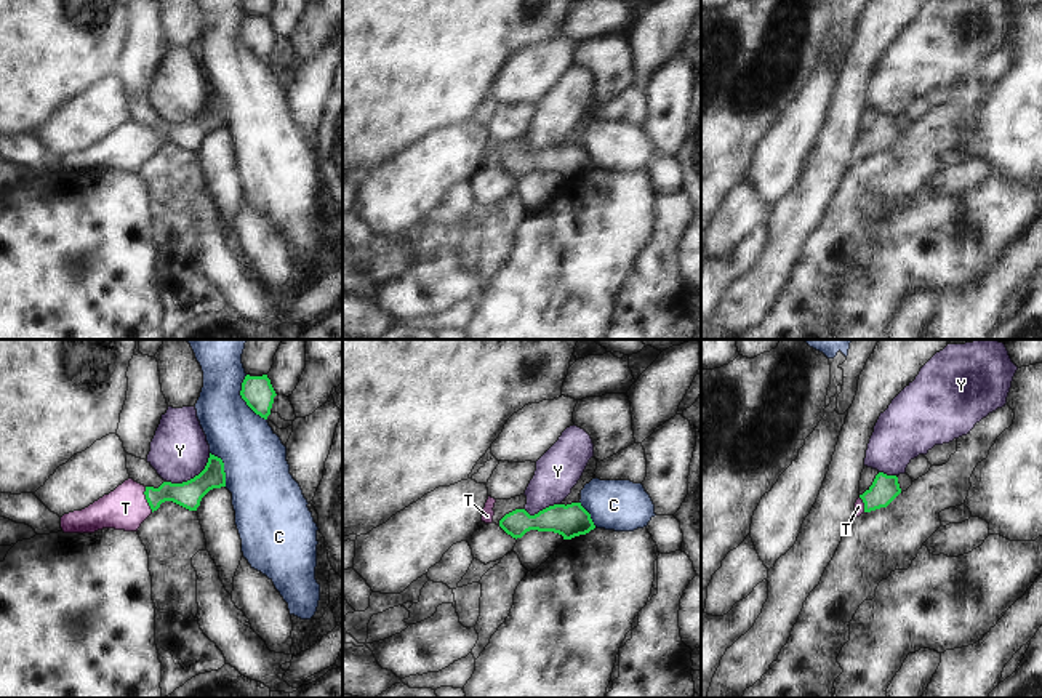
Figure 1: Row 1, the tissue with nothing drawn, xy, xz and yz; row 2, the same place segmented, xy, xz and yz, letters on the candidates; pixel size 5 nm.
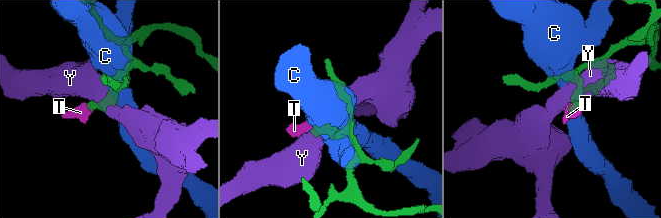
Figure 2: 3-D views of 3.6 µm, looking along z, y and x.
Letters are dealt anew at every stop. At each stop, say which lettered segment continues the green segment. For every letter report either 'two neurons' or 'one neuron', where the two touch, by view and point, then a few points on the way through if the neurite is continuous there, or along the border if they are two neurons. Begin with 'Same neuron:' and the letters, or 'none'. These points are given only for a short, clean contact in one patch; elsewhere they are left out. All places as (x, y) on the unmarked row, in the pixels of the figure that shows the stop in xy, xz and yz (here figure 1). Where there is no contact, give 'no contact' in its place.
Same neuron: T
C: two neurons | xy (242, 39)
T: one neuron | xy (148, 141) | across xy (189, 135), (162, 135), (148, 141), (125, 149)
Y: two neurons | xy (194, 119)

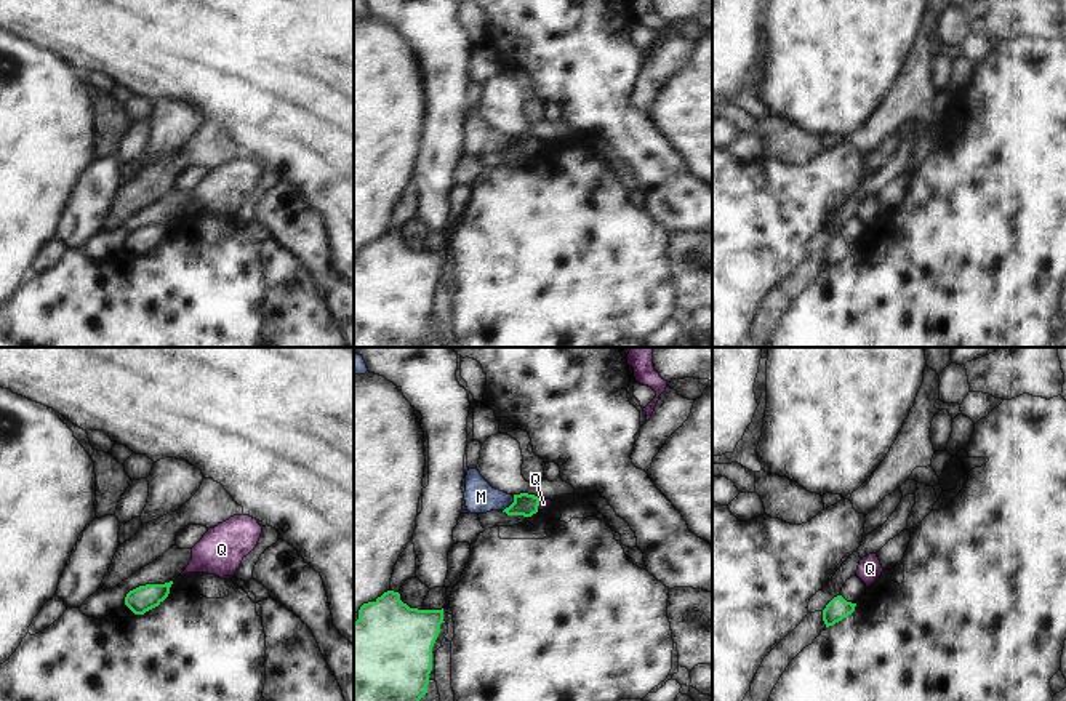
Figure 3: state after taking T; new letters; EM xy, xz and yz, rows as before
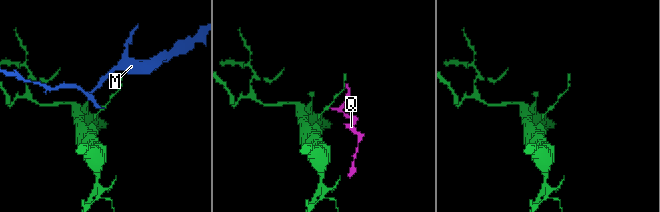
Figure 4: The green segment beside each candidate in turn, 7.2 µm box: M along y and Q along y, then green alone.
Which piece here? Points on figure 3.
Same neuron: none
M: two neurons | xz (511, 146) | along xz (514, 138), (503, 152)
Q: two neurons | xz (538, 146) | along xz (540, 141), (537, 151)

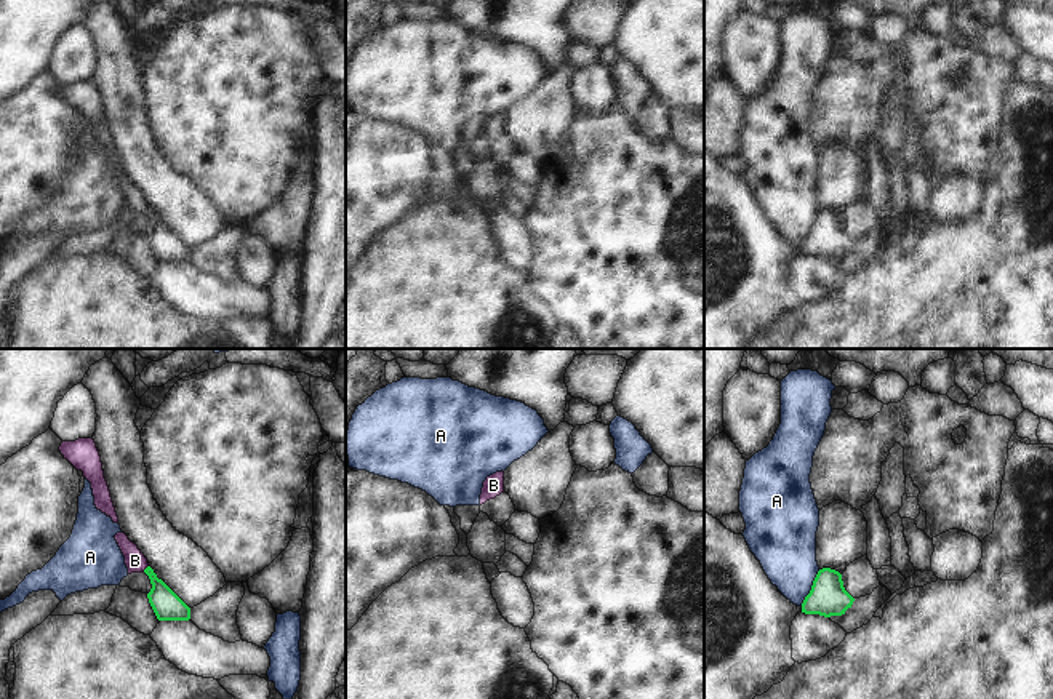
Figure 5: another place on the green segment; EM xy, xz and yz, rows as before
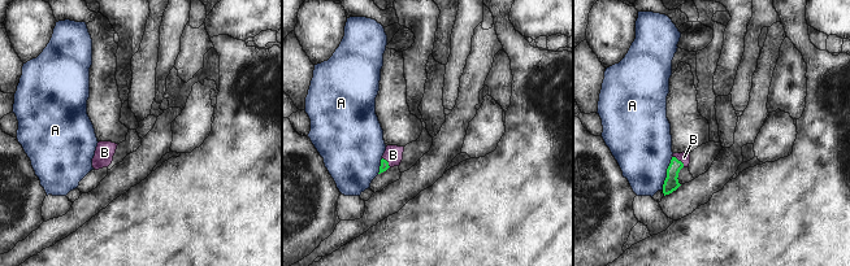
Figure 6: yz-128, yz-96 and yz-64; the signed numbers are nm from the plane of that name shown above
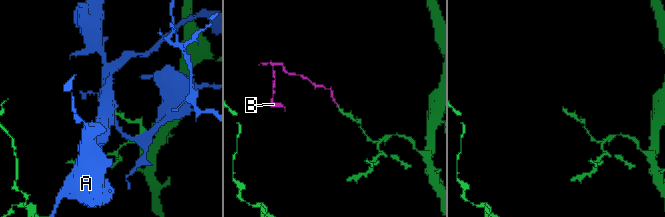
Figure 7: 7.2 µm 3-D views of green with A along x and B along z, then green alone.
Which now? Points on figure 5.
Same neuron: B
A: two neurons | yz (812, 229)
B: one neuron | xy (146, 210) | across xy (167, 247), (146, 210), (135, 202)

